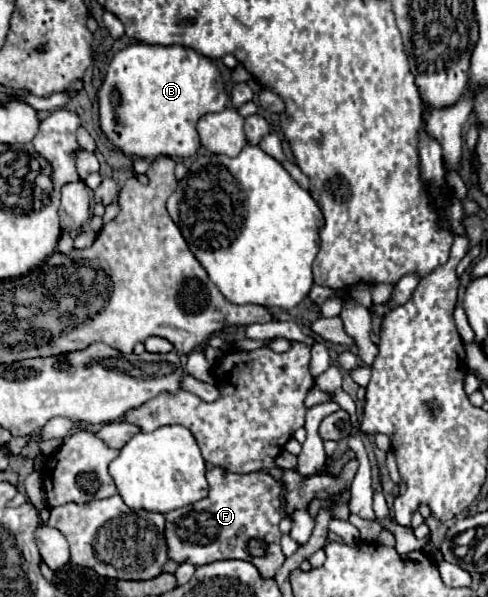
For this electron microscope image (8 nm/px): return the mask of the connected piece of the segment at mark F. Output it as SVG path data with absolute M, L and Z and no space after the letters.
M221 467L207 471L207 481L209 495L205 499L165 515L169 559L177 563L191 563L195 567L219 559L243 559L253 563L265 579L275 577L277 569L285 561L279 545L279 521L283 507L281 483L265 471L237 475Z

